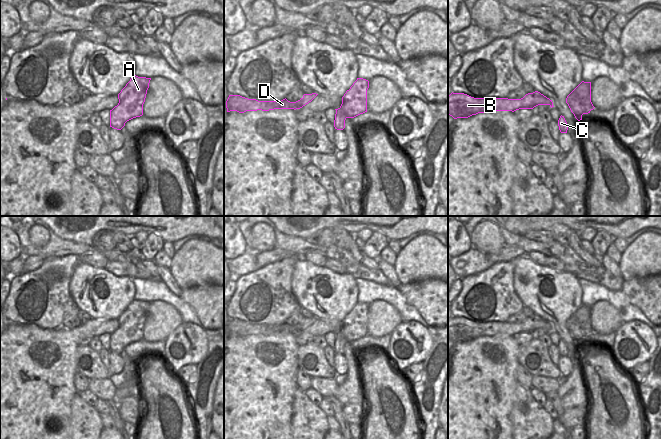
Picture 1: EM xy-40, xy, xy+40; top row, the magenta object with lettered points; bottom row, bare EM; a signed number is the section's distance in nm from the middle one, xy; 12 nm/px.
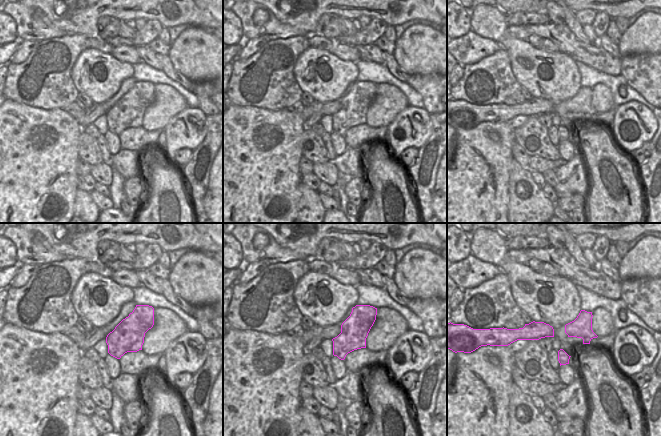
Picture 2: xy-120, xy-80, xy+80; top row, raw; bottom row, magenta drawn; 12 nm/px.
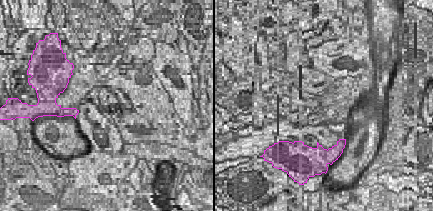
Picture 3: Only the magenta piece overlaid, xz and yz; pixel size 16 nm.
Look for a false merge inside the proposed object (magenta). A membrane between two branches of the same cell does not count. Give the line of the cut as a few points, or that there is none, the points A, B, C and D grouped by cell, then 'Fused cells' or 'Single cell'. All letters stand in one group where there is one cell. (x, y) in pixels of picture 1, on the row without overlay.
Split along xy+40 (572, 315), (579, 322), (590, 321). Groups: A C / B D. Fused cells

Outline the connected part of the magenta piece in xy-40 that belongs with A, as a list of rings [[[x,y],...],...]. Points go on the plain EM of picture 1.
[[[136,299],[130,303],[118,318],[118,329],[110,334],[110,351],[121,354],[127,345],[143,339],[150,304]]]

